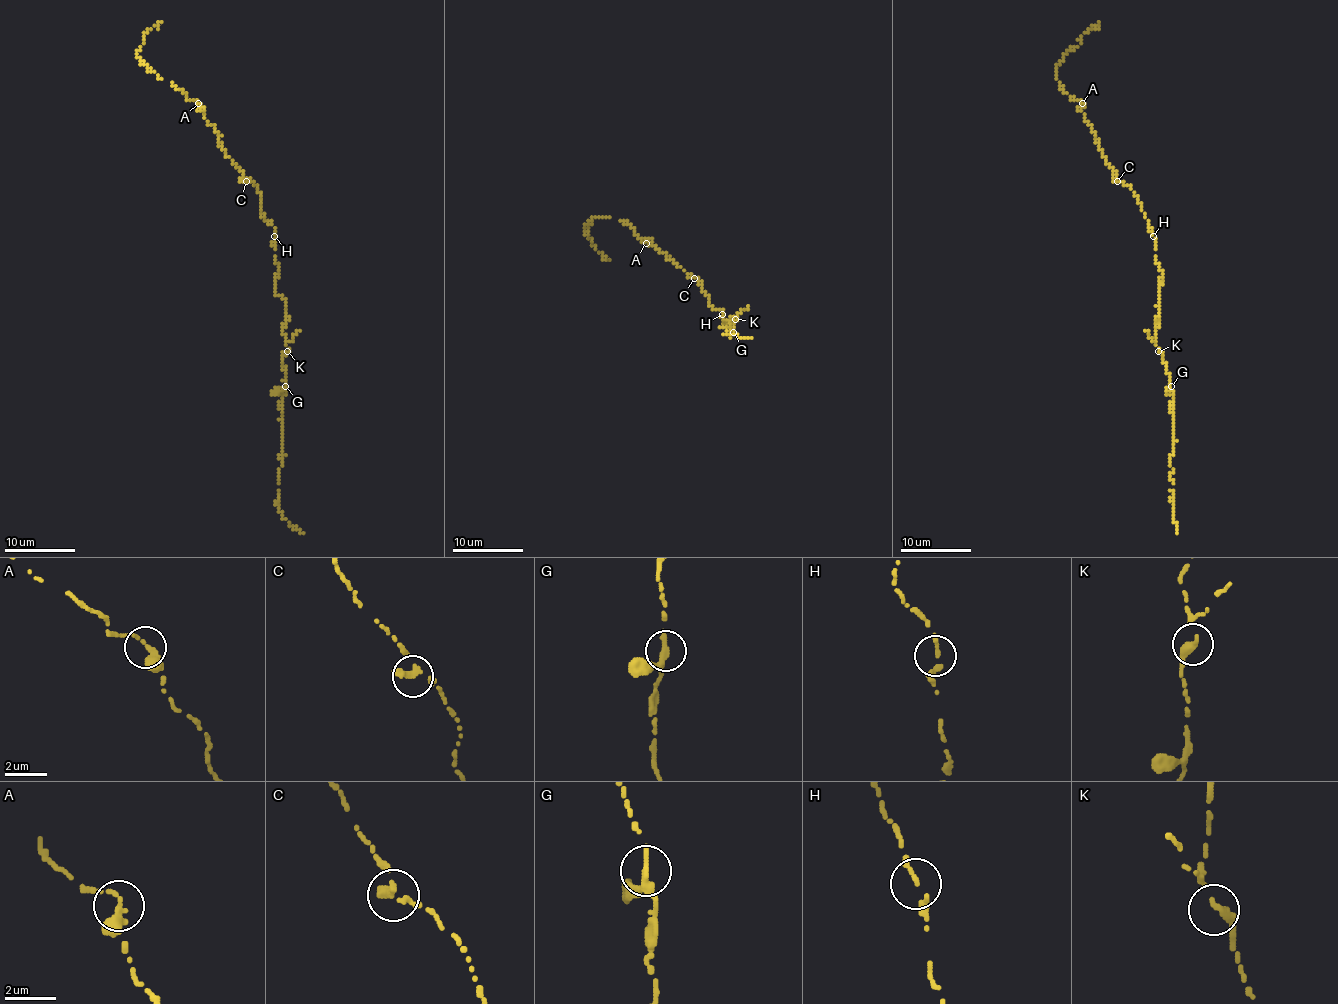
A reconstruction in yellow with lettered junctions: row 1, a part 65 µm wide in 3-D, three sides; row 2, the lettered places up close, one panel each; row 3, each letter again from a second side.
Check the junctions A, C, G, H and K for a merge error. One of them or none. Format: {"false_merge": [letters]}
{"false_merge": []}

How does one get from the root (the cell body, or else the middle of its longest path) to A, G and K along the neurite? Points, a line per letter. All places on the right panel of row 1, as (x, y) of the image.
A: (1153, 234), (1137, 195), (1117, 179), (1100, 149), (1096, 135), (1085, 122), (1082, 103)
G: (1153, 234), (1162, 273), (1155, 344), (1164, 356), (1171, 387)
K: (1153, 234), (1162, 273), (1155, 339), (1158, 351)

